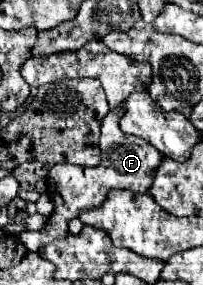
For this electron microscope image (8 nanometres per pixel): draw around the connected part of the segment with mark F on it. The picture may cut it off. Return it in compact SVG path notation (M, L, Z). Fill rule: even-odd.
M121 107L111 109L107 113L107 117L101 121L101 165L99 167L85 169L80 165L64 163L53 165L53 169L49 169L47 193L49 193L51 201L55 203L55 211L53 211L53 217L47 219L47 225L41 231L19 235L19 239L27 251L39 253L51 241L65 239L69 235L67 223L71 219L79 217L79 213L83 209L101 207L101 203L105 201L105 197L111 189L129 189L133 193L145 193L149 189L149 185L153 183L153 169L157 169L157 165L163 161L163 157L147 141L139 141L139 137L121 133L121 129L119 129L121 113L125 113L125 109L121 109Z

